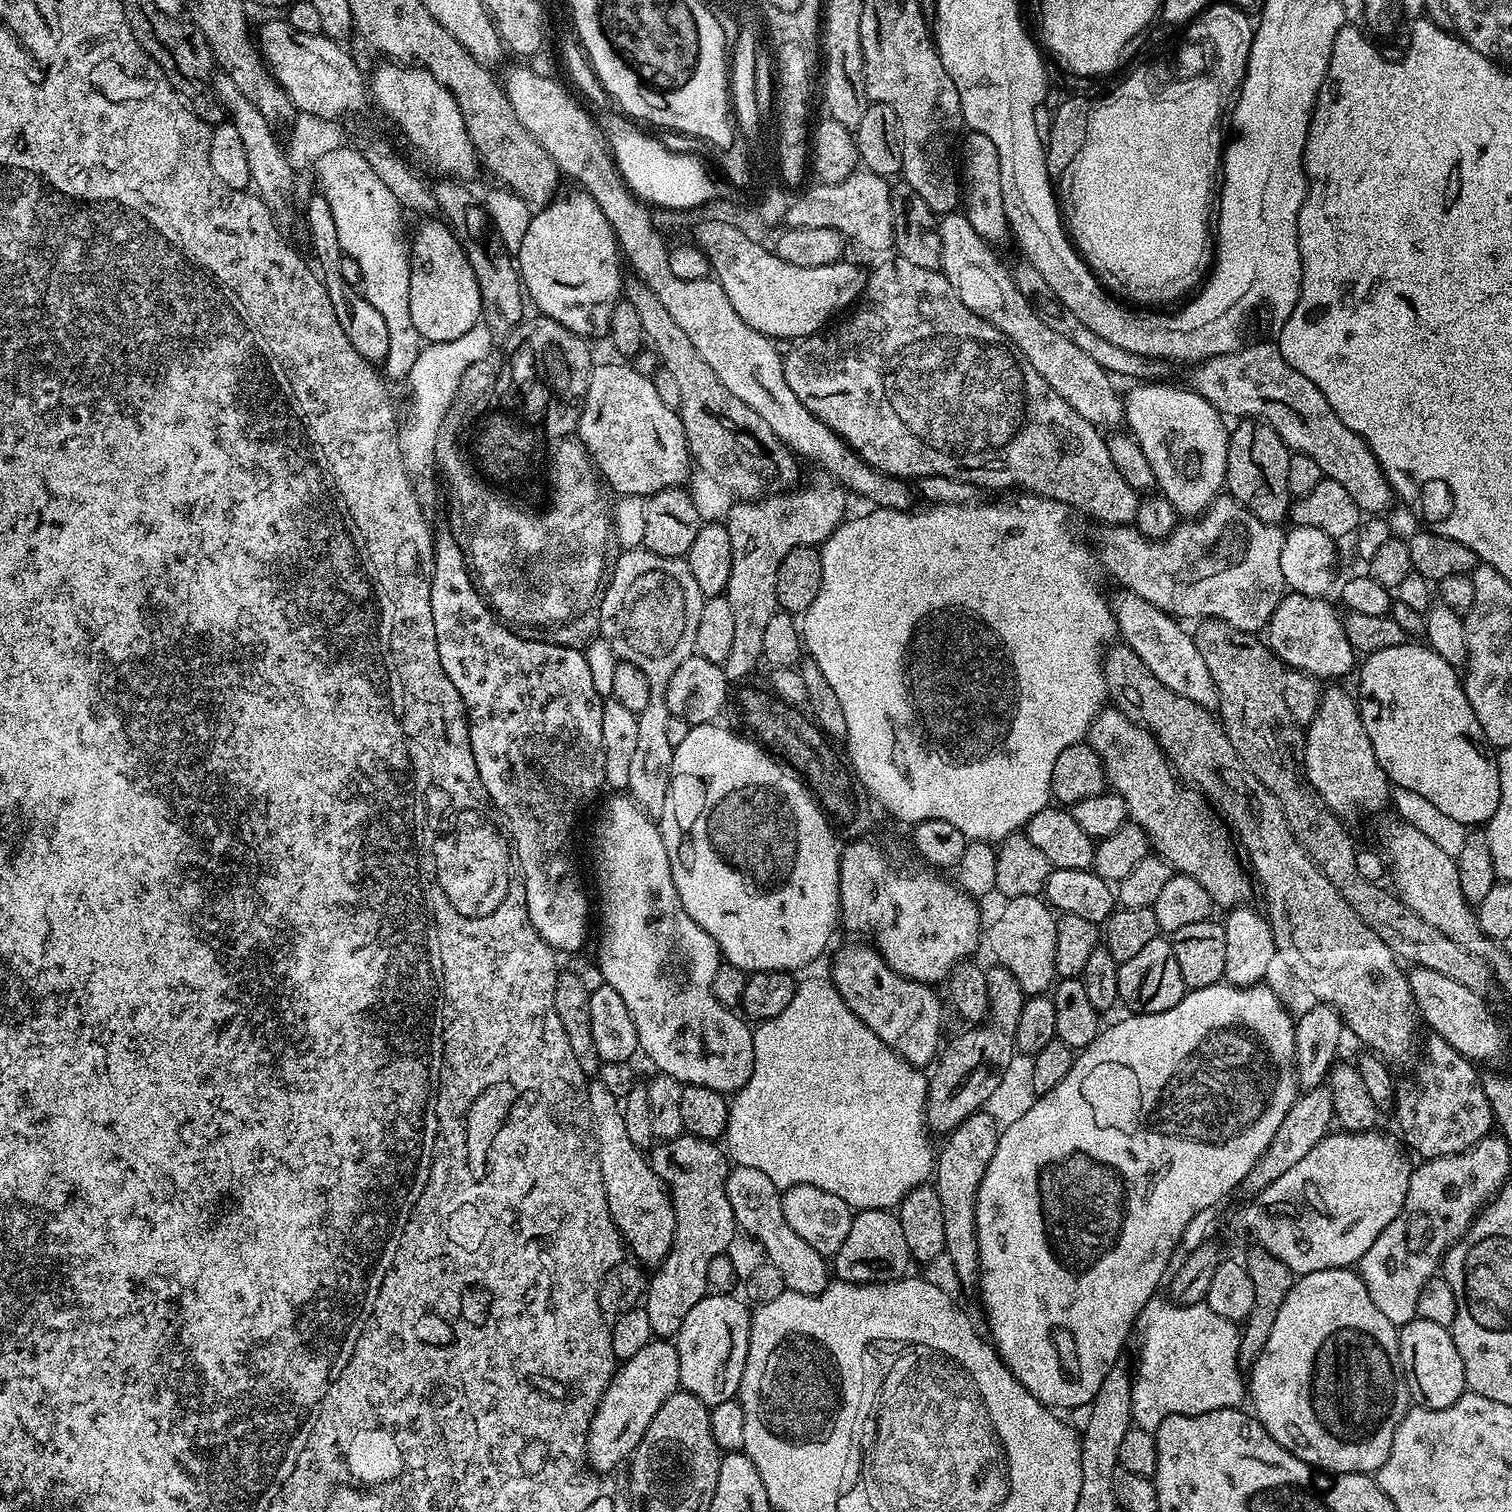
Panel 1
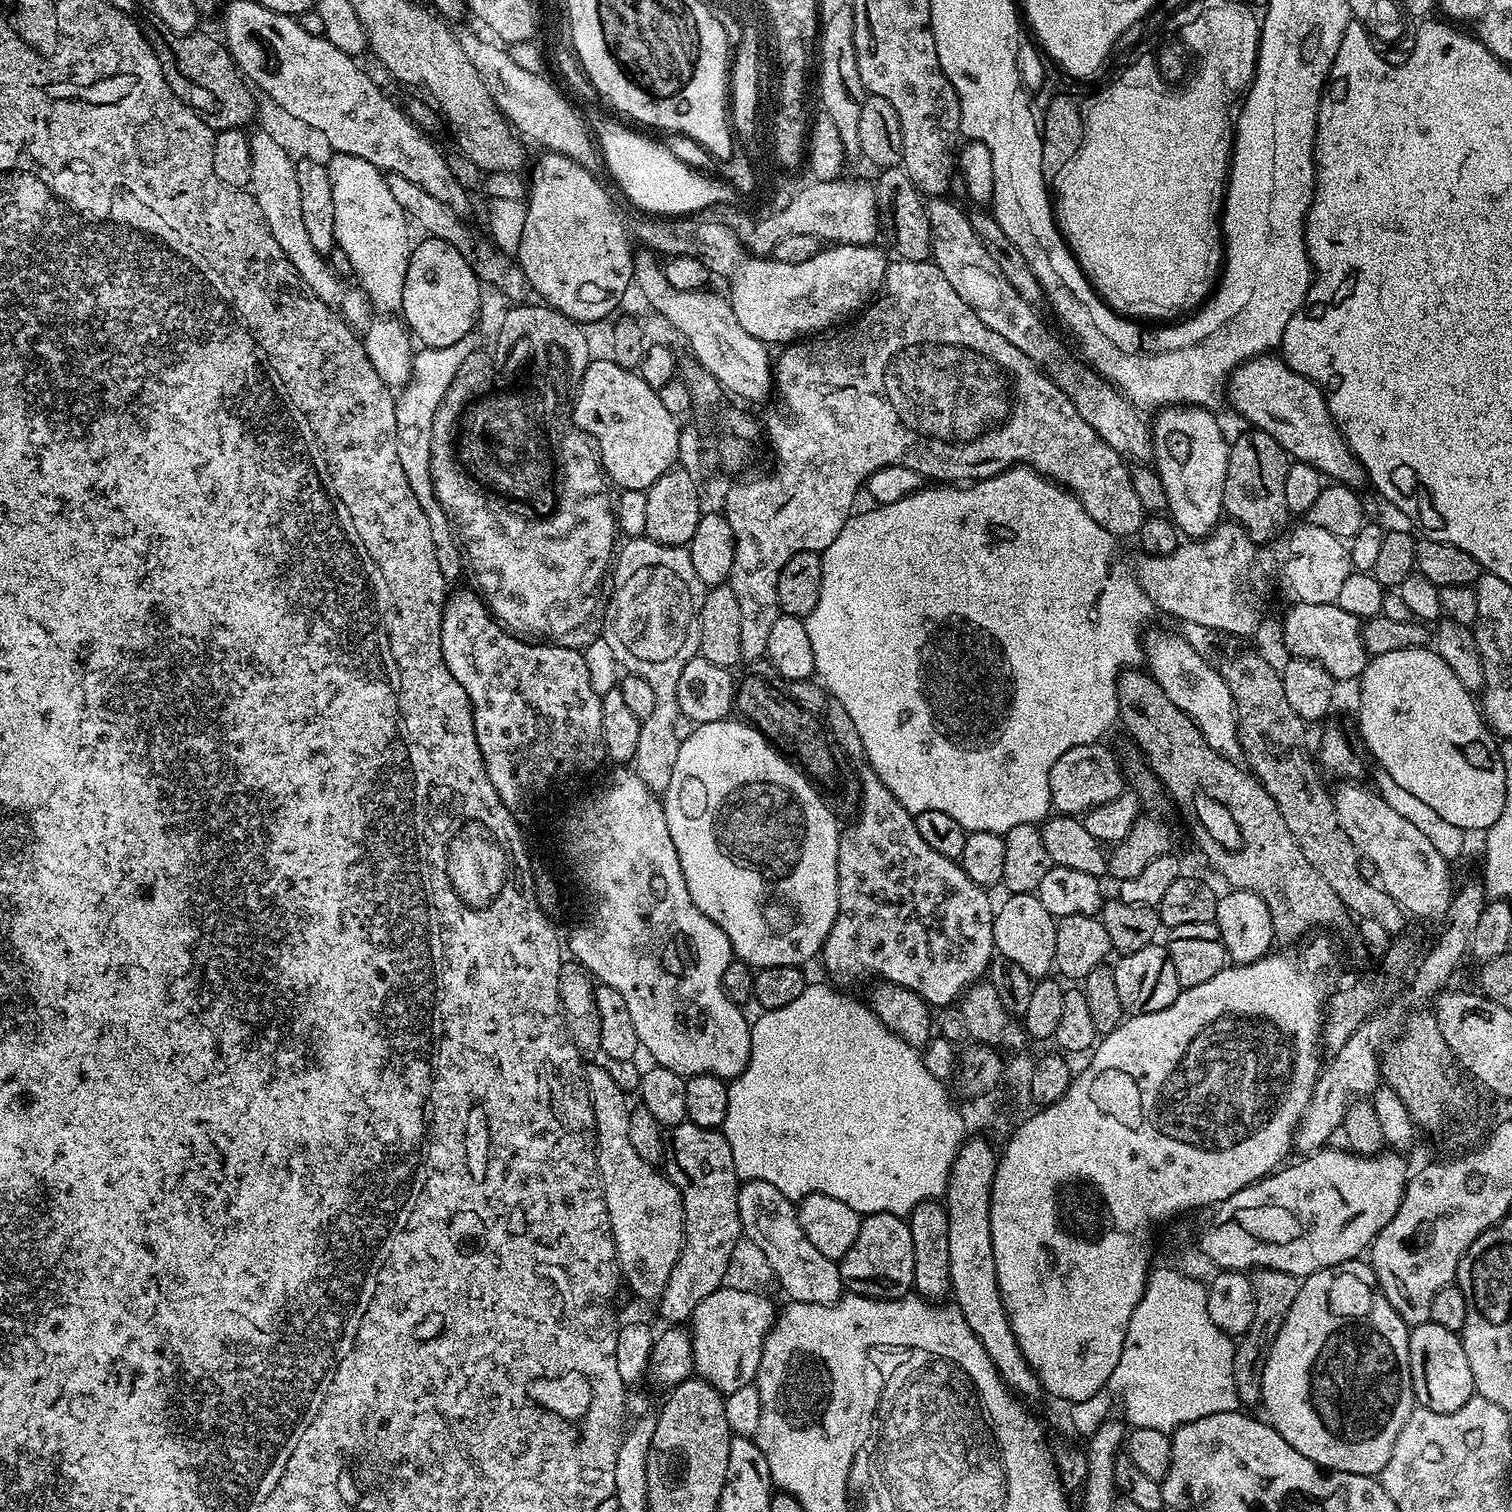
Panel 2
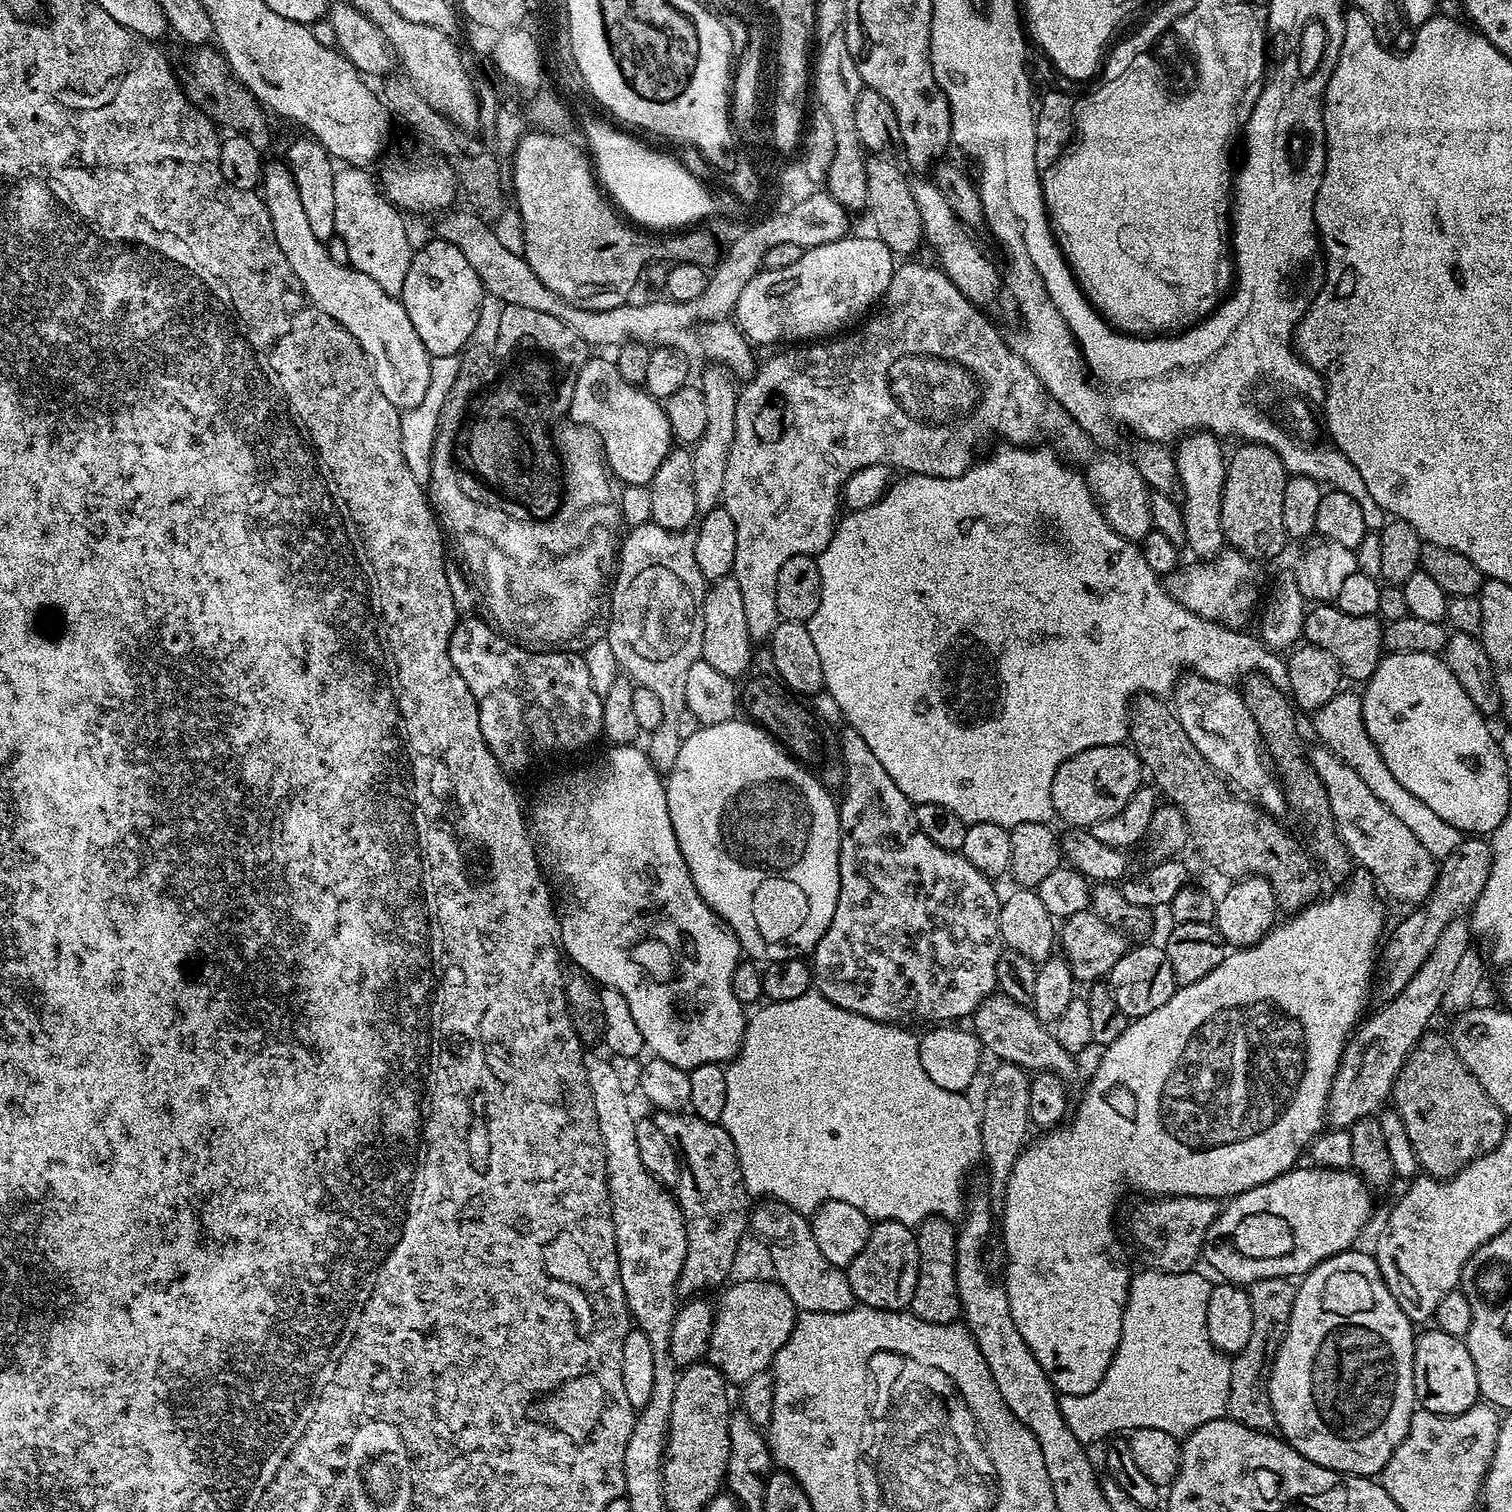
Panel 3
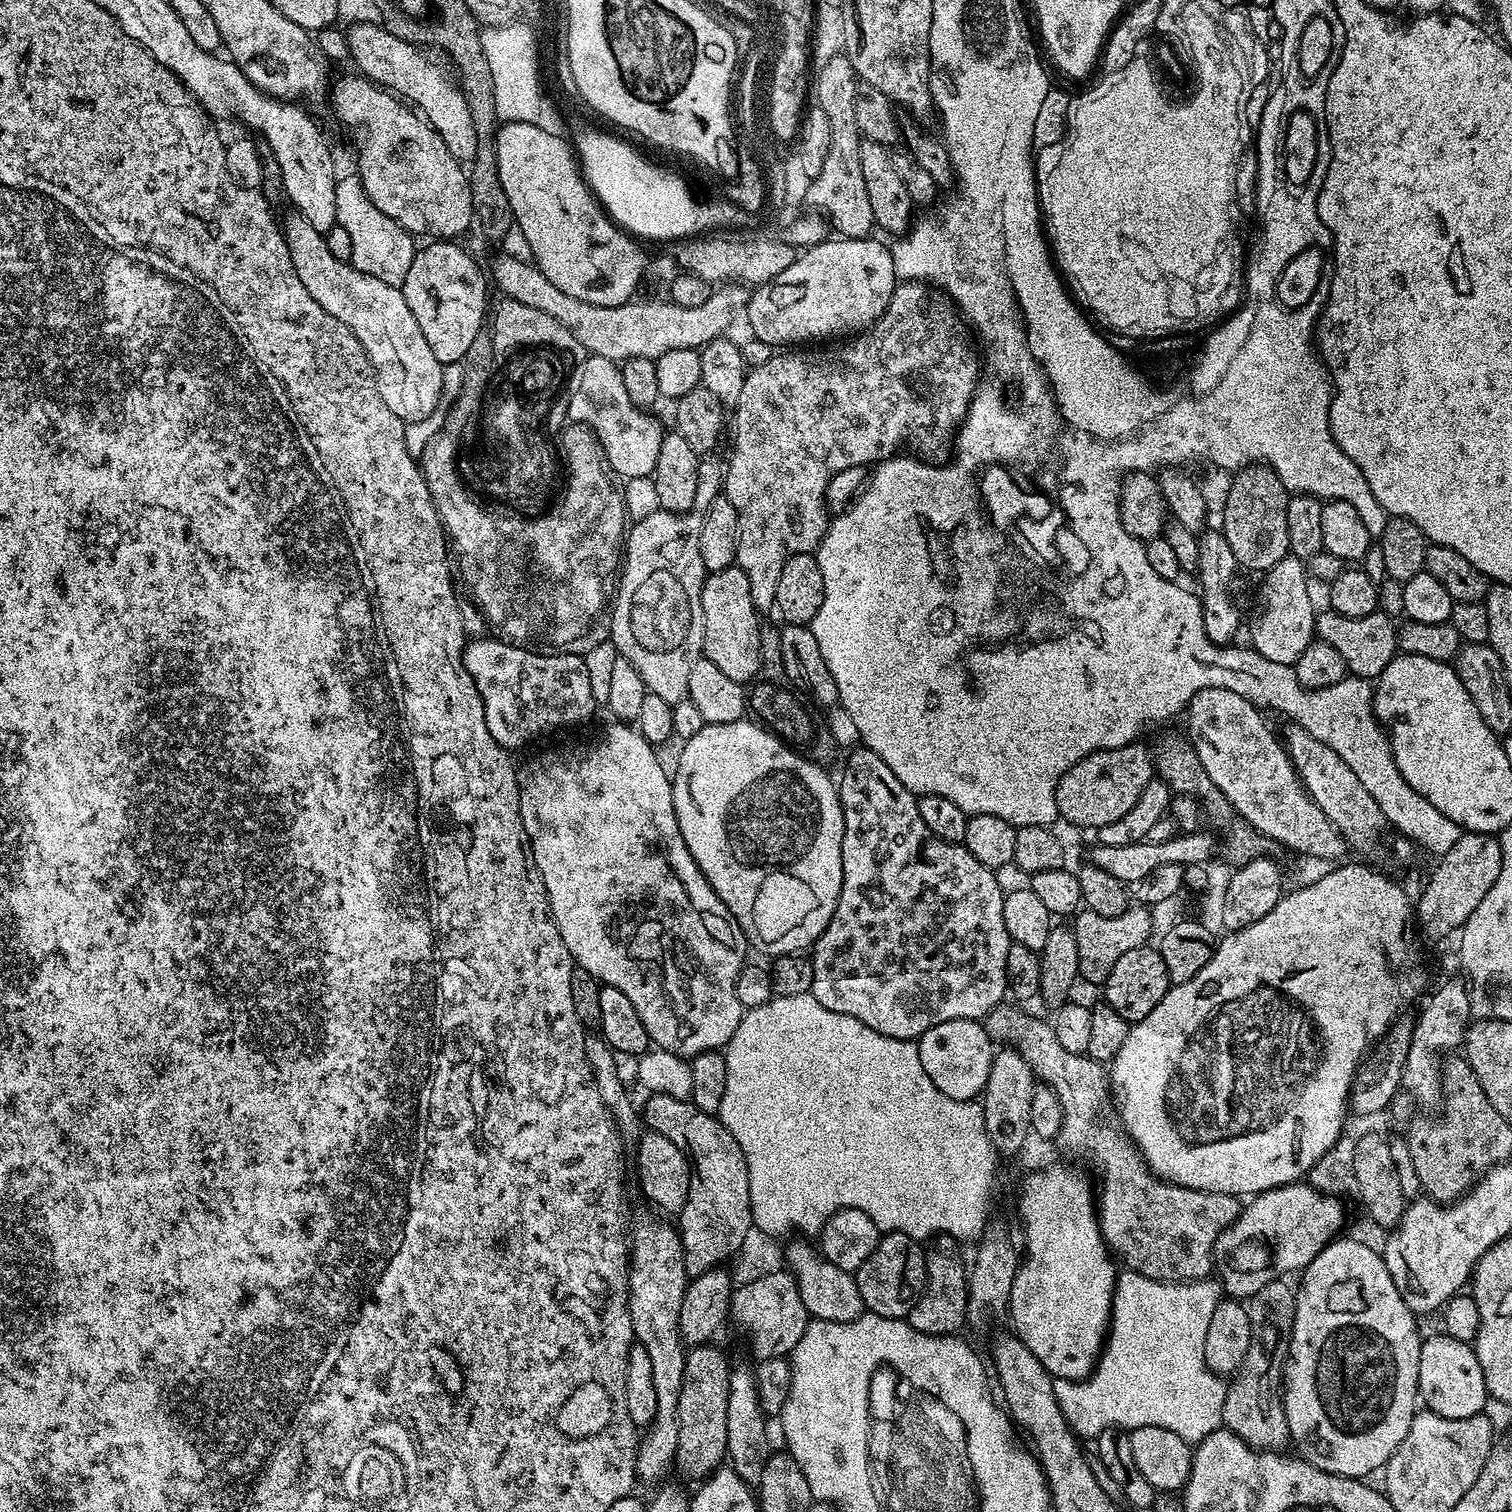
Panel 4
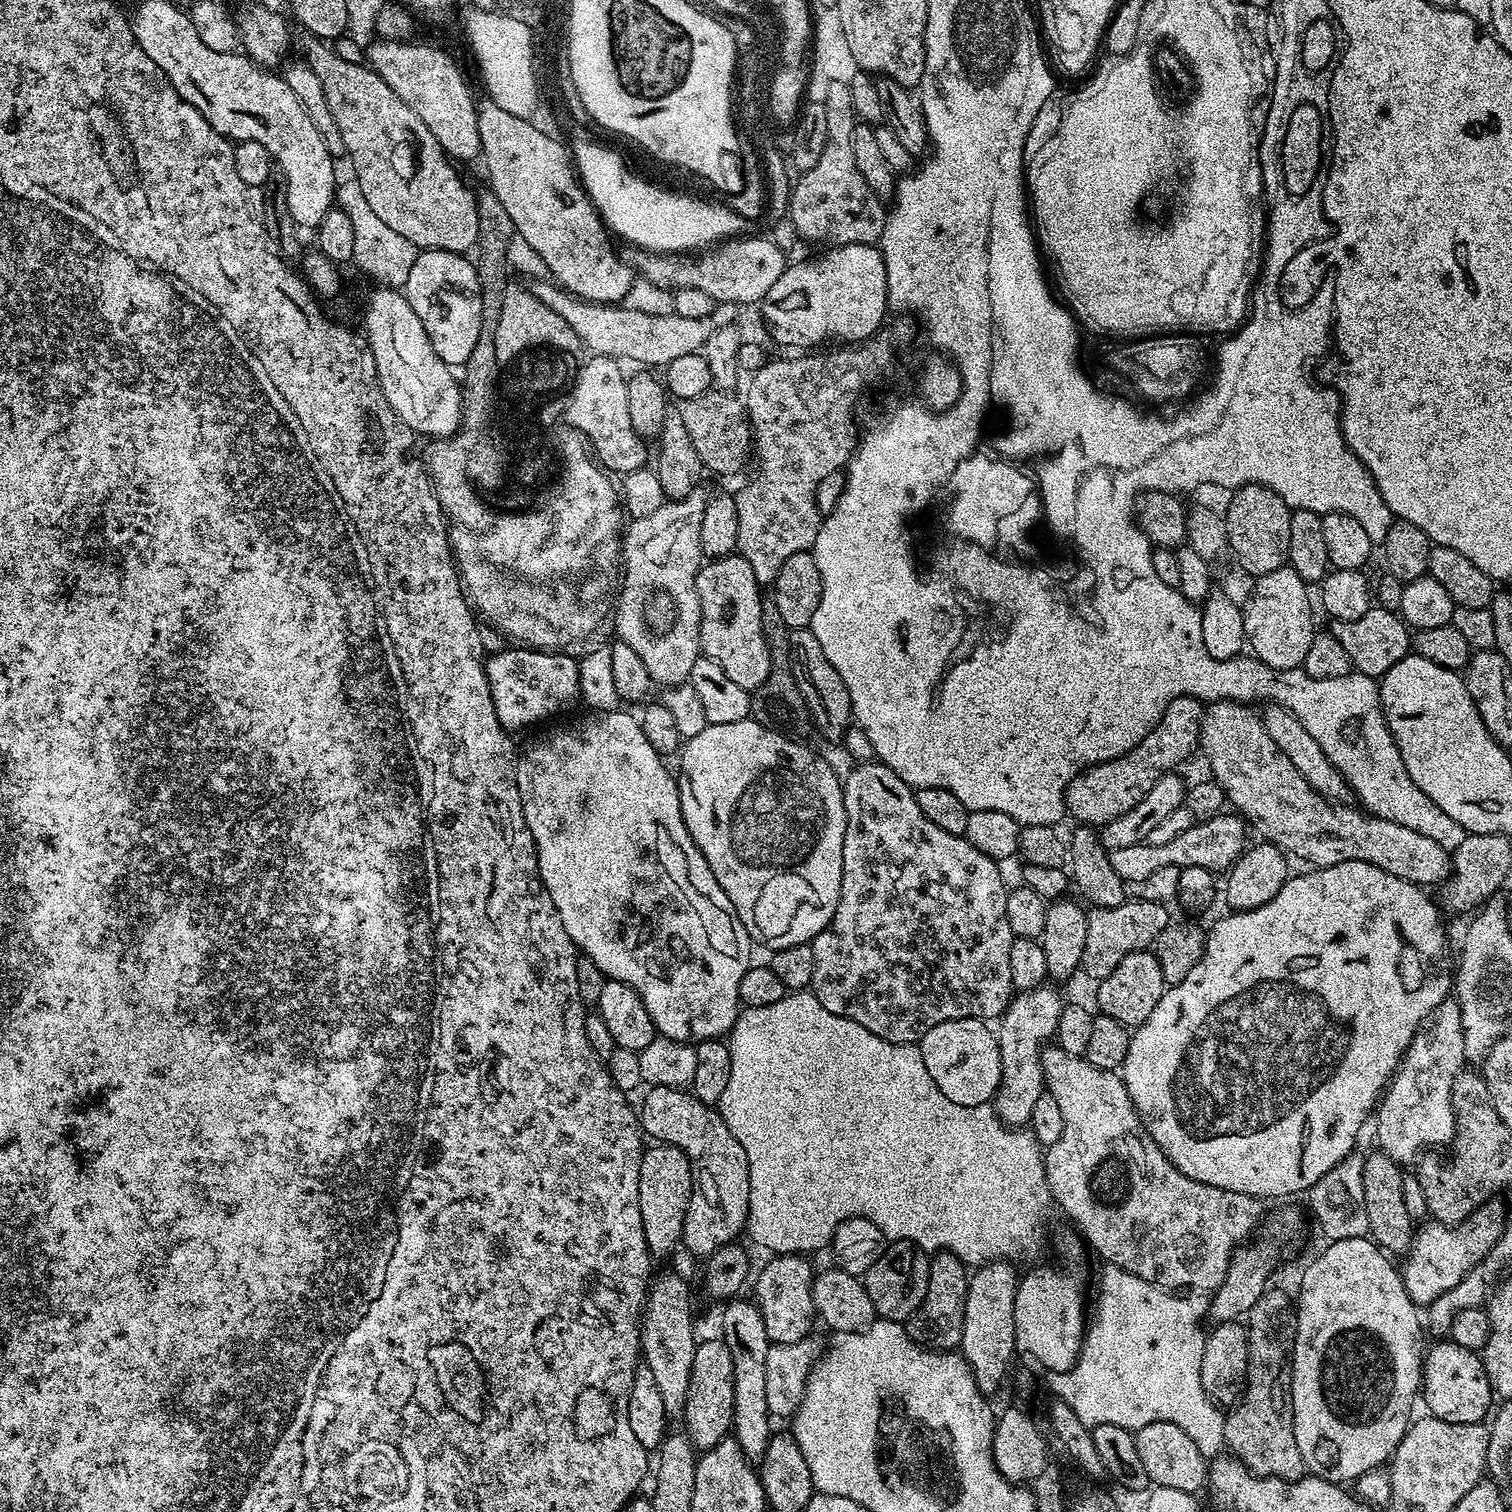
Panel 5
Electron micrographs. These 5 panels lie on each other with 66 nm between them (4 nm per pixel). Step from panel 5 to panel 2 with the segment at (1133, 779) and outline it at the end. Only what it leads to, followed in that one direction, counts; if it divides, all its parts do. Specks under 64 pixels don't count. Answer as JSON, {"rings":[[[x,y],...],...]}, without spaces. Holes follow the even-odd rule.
{"rings":[[[1097,742],[1086,746],[1070,746],[1062,758],[1050,766],[1050,798],[1057,813],[1079,817],[1102,802],[1111,802],[1126,791],[1124,772],[1120,760],[1107,748],[1107,743]]]}

